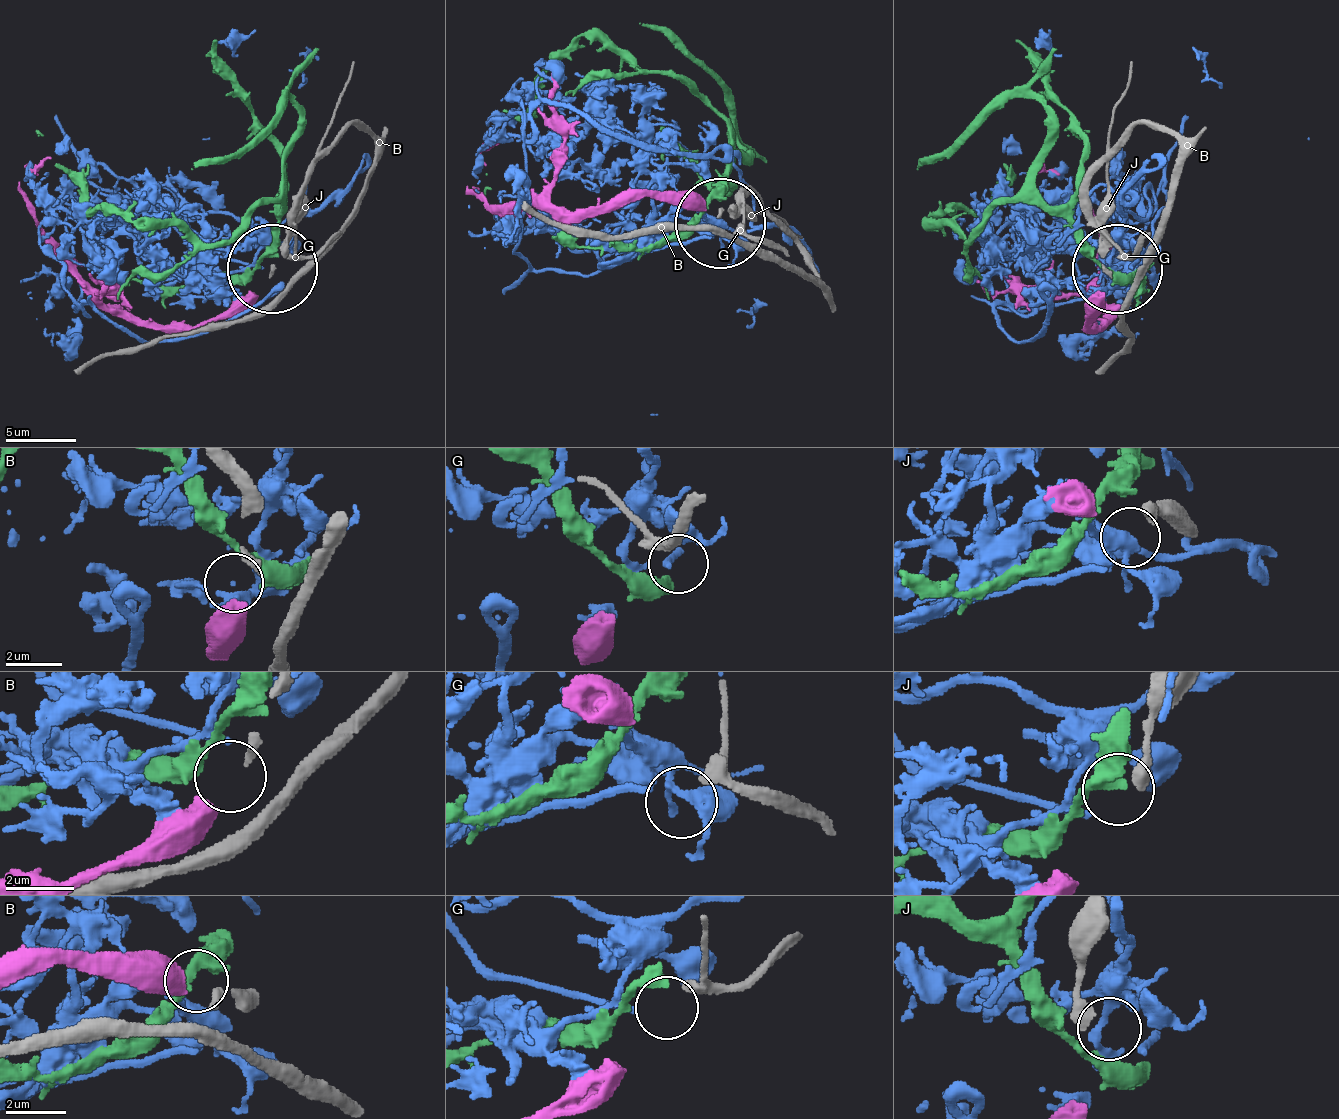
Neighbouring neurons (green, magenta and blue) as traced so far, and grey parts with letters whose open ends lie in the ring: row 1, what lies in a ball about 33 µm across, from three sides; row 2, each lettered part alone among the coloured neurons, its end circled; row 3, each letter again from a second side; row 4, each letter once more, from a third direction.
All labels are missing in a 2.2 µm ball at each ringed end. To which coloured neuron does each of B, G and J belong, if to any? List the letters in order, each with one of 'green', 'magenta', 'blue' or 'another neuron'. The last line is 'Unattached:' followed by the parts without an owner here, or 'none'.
B: magenta
G: blue
J: another neuron
Unattached: J

